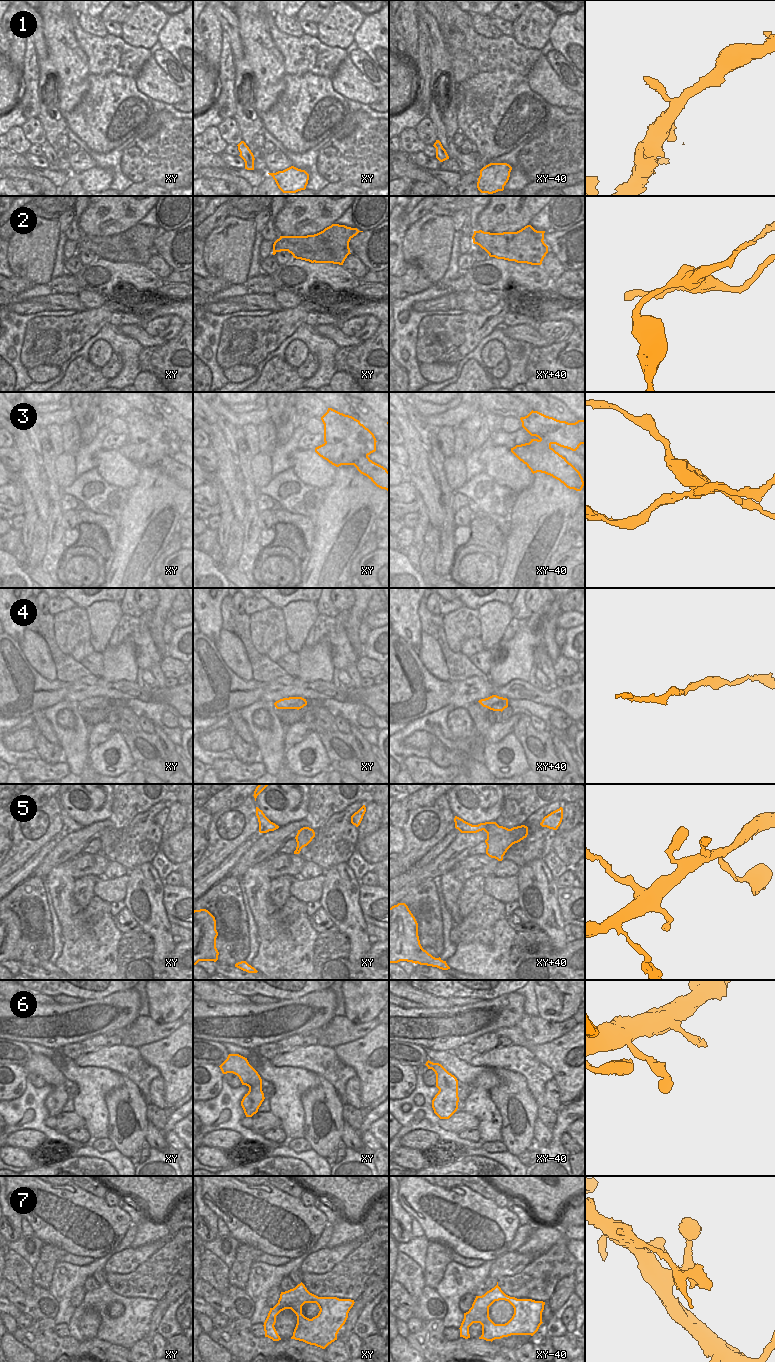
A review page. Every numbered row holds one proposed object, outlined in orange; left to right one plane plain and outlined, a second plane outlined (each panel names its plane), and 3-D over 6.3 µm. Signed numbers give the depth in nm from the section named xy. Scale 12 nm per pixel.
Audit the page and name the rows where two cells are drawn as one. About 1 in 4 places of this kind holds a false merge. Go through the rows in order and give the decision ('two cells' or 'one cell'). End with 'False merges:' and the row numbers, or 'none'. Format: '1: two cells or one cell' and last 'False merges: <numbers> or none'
1: one cell
2: two cells
3: two cells
4: one cell
5: one cell
6: one cell
7: one cell
False merges: 2, 3

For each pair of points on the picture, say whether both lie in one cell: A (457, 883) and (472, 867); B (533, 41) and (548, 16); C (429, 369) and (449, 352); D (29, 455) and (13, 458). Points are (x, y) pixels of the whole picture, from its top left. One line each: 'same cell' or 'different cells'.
A: different cells
B: same cell
C: different cells
D: different cells

